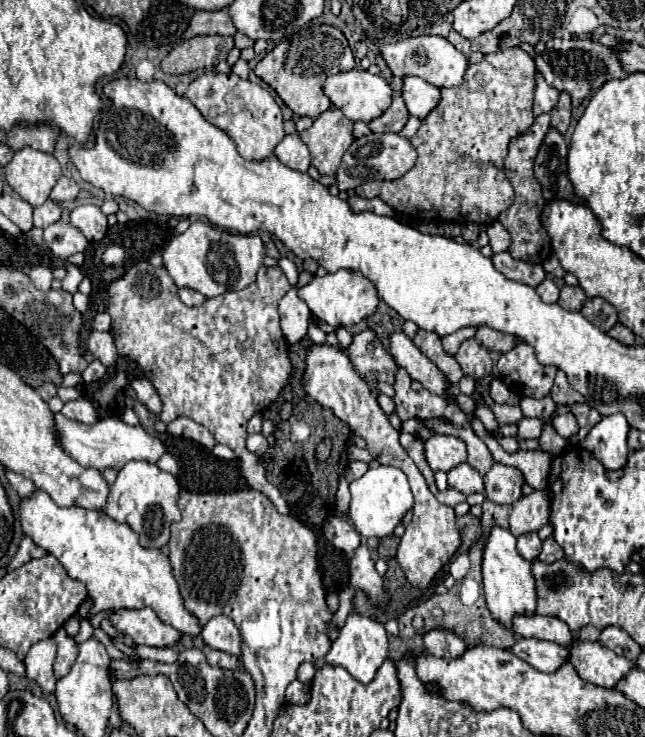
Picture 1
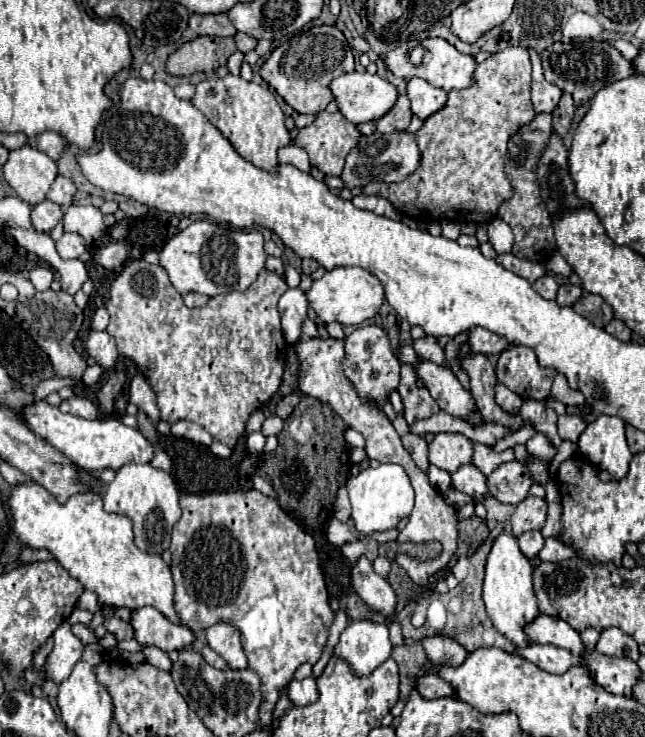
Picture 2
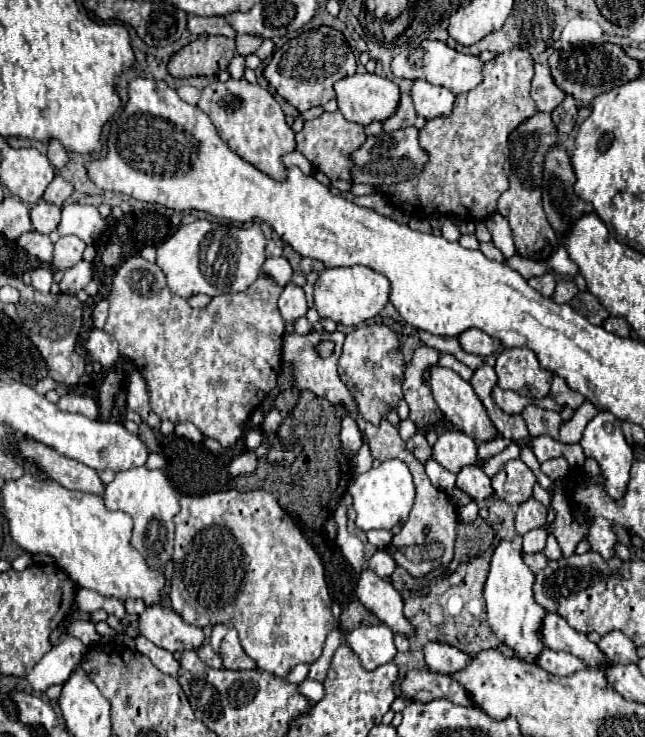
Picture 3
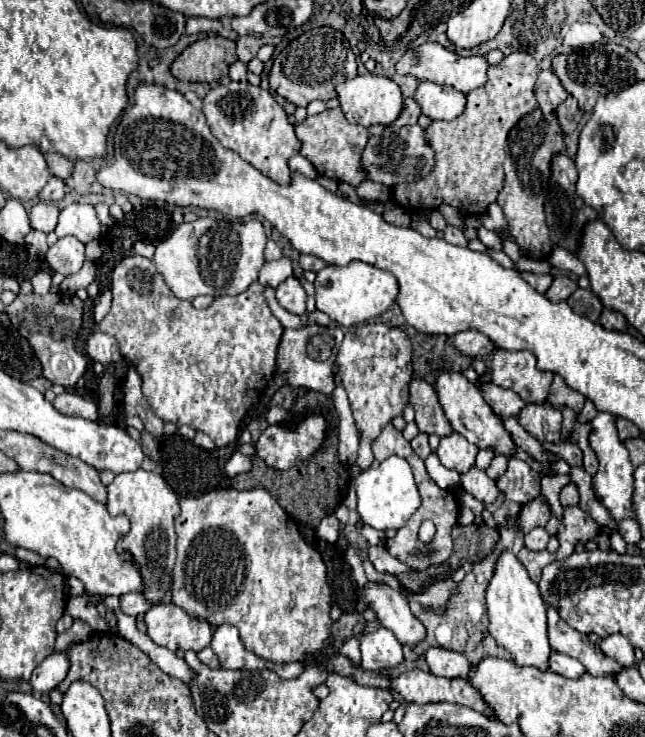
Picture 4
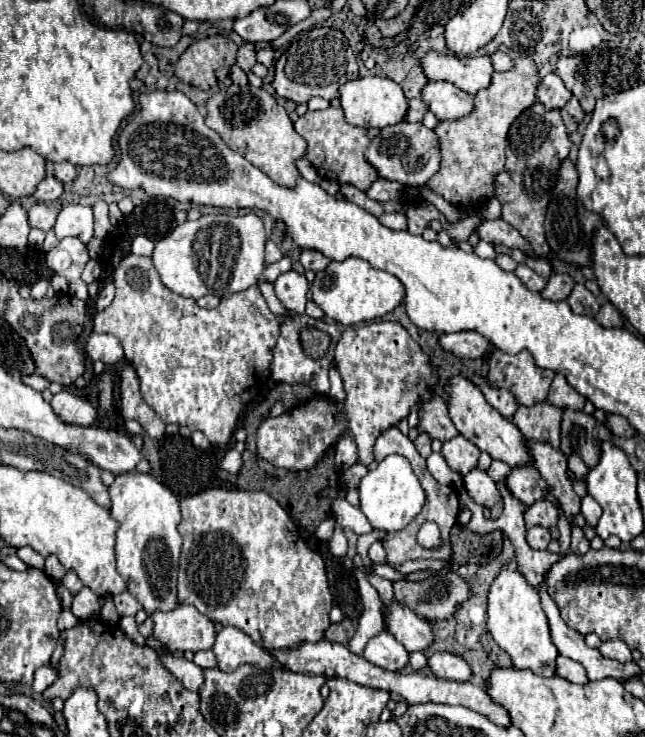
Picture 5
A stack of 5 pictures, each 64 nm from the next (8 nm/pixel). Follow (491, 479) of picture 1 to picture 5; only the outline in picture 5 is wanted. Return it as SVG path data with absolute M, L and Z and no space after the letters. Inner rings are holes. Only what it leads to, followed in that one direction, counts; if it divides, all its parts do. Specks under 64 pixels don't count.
M534 466L530 468L512 468L512 474L506 476L508 490L526 506L532 506L536 500L546 496L546 486L542 482L540 472Z

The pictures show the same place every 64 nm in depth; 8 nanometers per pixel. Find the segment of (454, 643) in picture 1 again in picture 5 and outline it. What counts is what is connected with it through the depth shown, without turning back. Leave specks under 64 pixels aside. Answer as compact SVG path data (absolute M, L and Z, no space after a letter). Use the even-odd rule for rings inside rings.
M436 652L428 658L428 666L440 680L456 680L456 682L468 682L472 678L470 666L464 658L450 654L450 652Z

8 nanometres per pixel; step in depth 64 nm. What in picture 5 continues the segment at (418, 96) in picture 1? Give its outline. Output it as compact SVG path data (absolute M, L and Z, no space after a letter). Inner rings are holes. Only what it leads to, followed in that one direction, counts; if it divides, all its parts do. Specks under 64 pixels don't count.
M430 82L422 90L422 100L428 102L430 112L440 120L470 116L474 108L474 96L456 88L452 82Z

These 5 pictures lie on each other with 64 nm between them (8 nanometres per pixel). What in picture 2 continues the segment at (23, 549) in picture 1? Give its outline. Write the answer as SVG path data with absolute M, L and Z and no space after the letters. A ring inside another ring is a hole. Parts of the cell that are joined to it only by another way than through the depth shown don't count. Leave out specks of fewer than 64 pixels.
M24 548L24 552L20 554L20 562L22 564L30 564L30 562L38 562L38 560L52 560L50 552L28 552L30 548Z

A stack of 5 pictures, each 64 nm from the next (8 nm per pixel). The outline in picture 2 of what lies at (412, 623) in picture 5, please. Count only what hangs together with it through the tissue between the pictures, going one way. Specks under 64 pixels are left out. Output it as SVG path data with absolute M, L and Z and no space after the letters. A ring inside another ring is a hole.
M362 556L352 568L352 586L368 608L380 612L384 618L394 618L396 594L388 580L372 570L372 562L366 556Z

